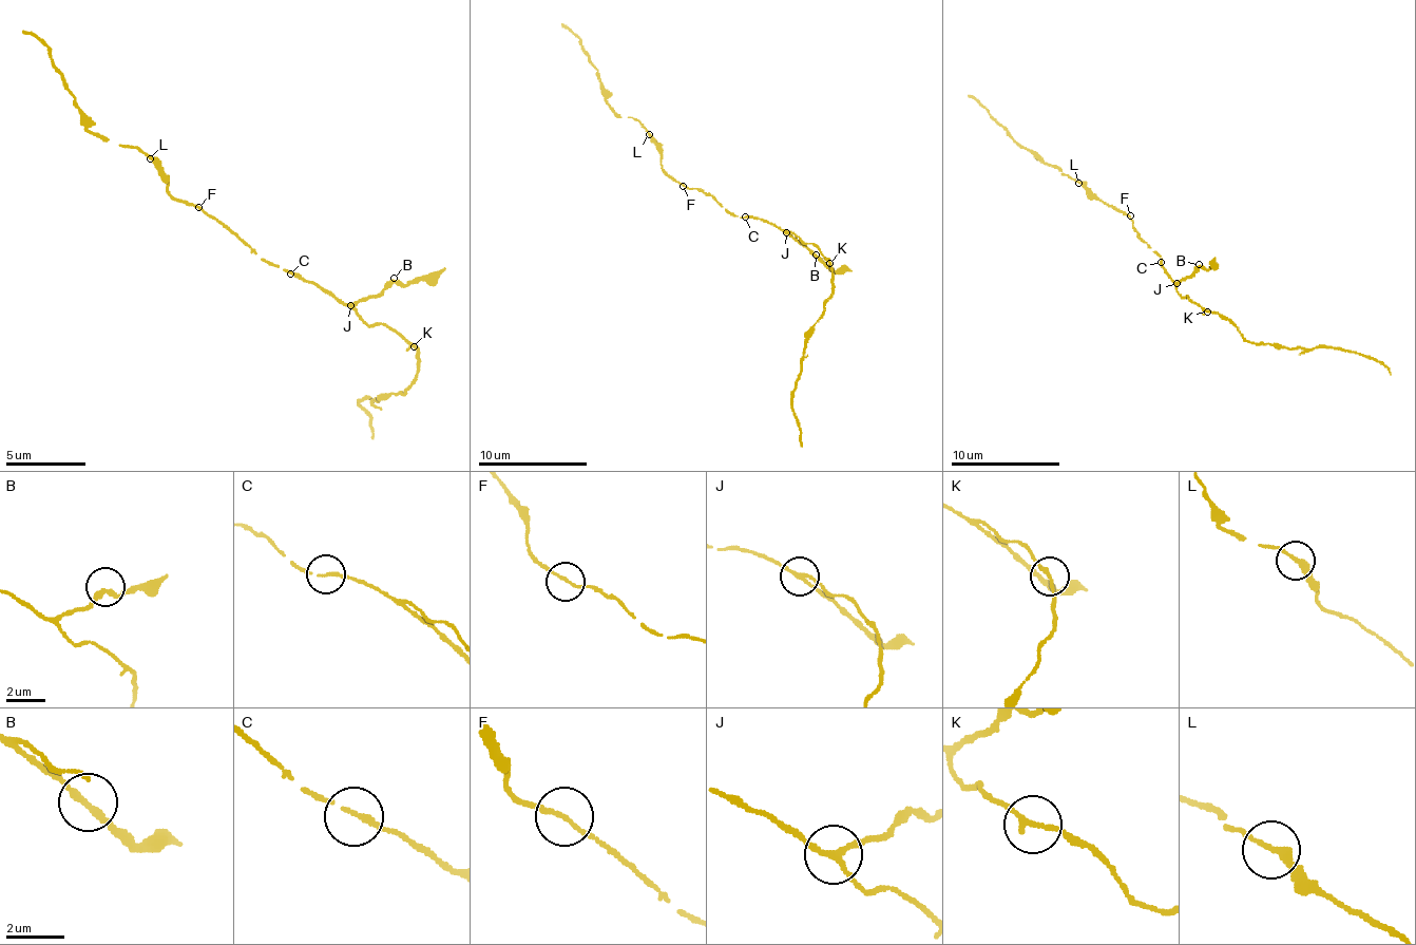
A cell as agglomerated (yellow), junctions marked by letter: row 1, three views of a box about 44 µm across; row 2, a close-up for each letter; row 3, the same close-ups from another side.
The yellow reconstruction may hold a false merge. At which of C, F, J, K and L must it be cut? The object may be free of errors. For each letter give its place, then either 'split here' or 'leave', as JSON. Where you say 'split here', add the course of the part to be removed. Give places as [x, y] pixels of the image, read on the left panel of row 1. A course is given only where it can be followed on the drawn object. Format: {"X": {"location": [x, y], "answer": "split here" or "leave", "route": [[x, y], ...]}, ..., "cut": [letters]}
{"C": {"location": [290, 273], "answer": "leave"}, "F": {"location": [198, 207], "answer": "leave"}, "J": {"location": [350, 305], "answer": "split here", "route": [[349, 306], [378, 298], [394, 282], [409, 286], [422, 273], [445, 266]]}, "K": {"location": [414, 346], "answer": "leave"}, "L": {"location": [150, 158], "answer": "leave"}, "cut": ["J"]}

